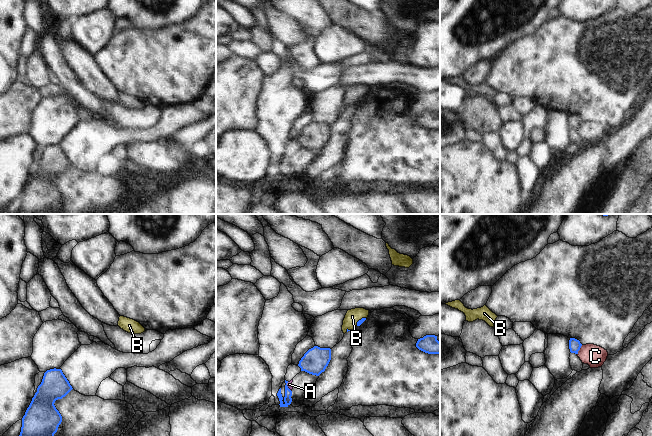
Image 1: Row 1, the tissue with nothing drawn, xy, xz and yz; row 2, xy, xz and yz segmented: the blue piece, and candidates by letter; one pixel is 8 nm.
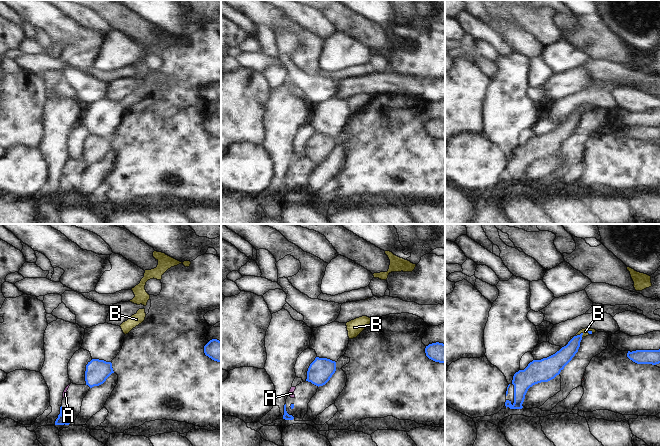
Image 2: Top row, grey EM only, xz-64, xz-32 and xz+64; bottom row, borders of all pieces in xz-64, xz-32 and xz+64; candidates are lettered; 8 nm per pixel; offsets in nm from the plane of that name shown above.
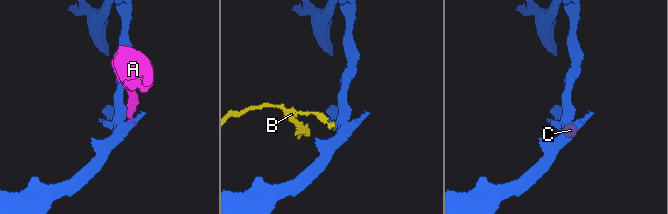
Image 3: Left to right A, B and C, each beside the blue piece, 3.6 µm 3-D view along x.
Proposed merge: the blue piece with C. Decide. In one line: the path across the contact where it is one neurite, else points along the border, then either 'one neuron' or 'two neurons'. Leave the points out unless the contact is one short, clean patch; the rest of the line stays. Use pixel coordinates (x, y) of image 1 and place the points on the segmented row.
border along yz (582, 345), (577, 354); two neurons

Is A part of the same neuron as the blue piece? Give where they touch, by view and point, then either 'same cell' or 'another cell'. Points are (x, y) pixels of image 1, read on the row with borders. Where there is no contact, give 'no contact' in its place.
meets blue in xz at (287, 387); another cell

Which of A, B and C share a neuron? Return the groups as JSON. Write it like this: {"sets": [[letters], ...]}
{"sets": [["A", "C"], ["B"]]}

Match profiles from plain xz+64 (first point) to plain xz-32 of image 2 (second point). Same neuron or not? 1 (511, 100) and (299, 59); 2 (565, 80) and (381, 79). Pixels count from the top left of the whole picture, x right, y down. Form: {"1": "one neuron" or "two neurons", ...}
{"1": "two neurons", "2": "two neurons"}

